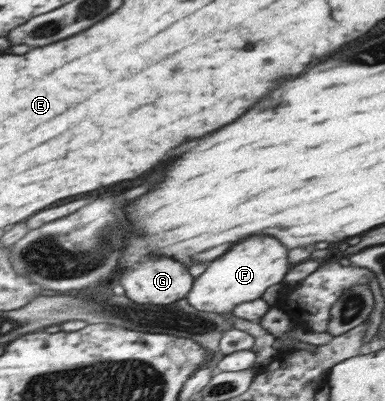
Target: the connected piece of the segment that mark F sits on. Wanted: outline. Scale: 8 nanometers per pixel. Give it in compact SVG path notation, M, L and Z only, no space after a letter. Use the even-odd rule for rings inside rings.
M255 236L243 244L239 242L227 254L214 260L201 277L194 279L194 287L187 300L197 310L229 314L237 308L237 304L257 300L267 292L267 288L281 284L291 269L287 256L289 250L271 236Z

